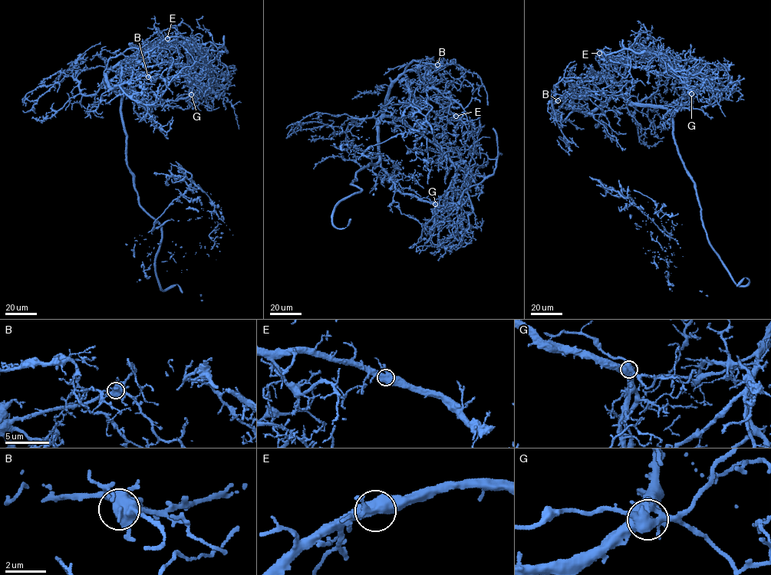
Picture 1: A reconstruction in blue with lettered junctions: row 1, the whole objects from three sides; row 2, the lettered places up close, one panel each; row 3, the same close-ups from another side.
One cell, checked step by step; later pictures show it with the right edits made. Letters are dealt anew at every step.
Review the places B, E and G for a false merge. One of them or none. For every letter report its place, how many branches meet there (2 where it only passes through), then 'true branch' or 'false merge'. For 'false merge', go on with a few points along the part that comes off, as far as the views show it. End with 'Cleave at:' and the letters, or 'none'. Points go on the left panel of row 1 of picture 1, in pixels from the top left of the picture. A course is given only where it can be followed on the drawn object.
B: at (148, 77); 8 branches meet; true branch
E: at (167, 38); 4 branches meet; true branch
G: at (191, 94); 7 branches meet; false merge; foreign part runs (191, 94), (209, 84), (210, 64), (226, 51), (222, 44), (209, 47), (208, 90), (196, 90)
Cleave at: G

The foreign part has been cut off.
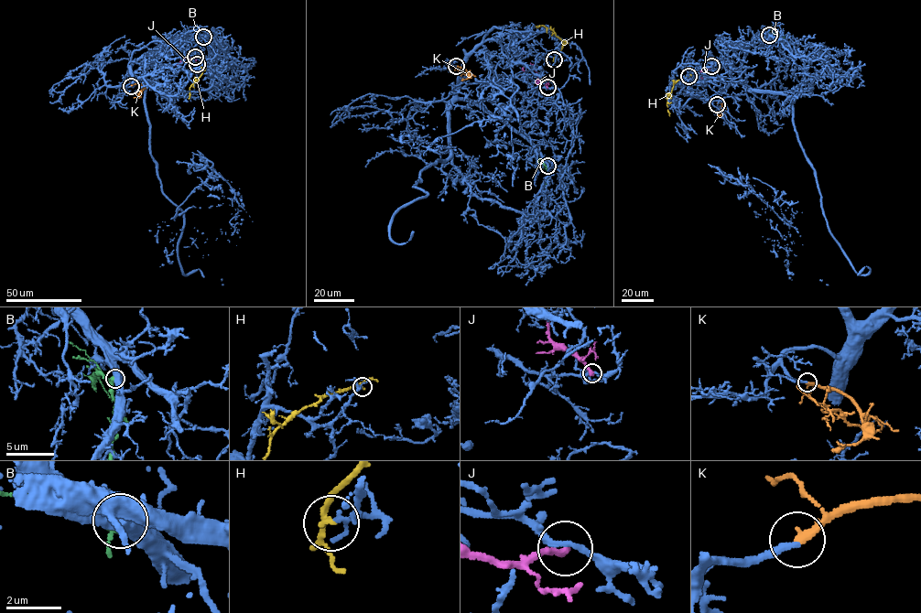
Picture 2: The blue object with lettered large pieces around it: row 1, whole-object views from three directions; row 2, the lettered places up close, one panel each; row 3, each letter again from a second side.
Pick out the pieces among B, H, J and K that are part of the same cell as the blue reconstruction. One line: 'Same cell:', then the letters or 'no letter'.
Same cell: K

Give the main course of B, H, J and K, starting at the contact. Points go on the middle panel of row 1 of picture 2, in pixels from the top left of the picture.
B: (547, 166), (546, 185)
H: (554, 59), (560, 50), (562, 41), (543, 25), (536, 26)
J: (547, 87), (538, 80), (533, 65), (523, 68), (525, 69)
K: (456, 66), (463, 68), (468, 75), (453, 66)

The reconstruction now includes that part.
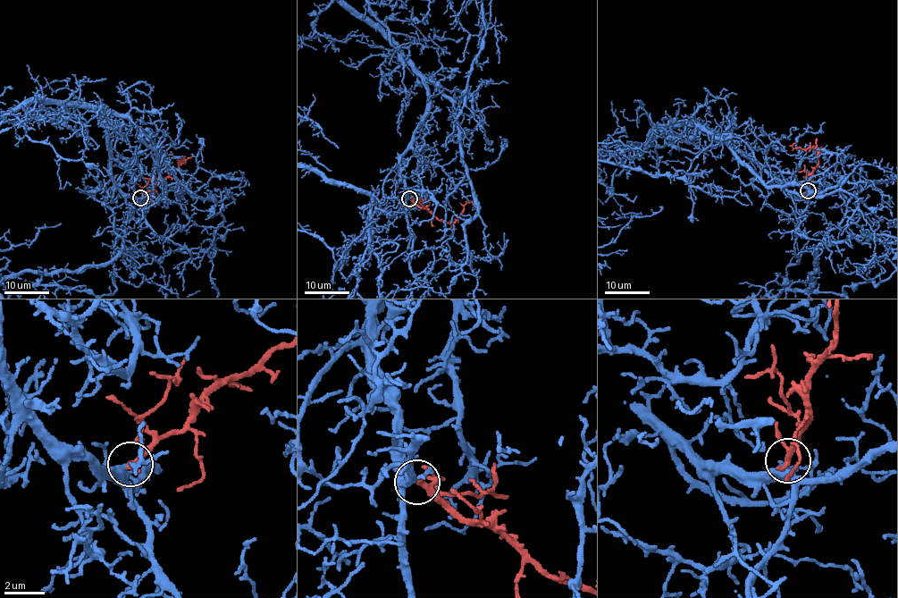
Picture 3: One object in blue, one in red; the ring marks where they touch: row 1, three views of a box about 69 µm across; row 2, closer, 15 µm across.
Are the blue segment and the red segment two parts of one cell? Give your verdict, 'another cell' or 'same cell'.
same cell

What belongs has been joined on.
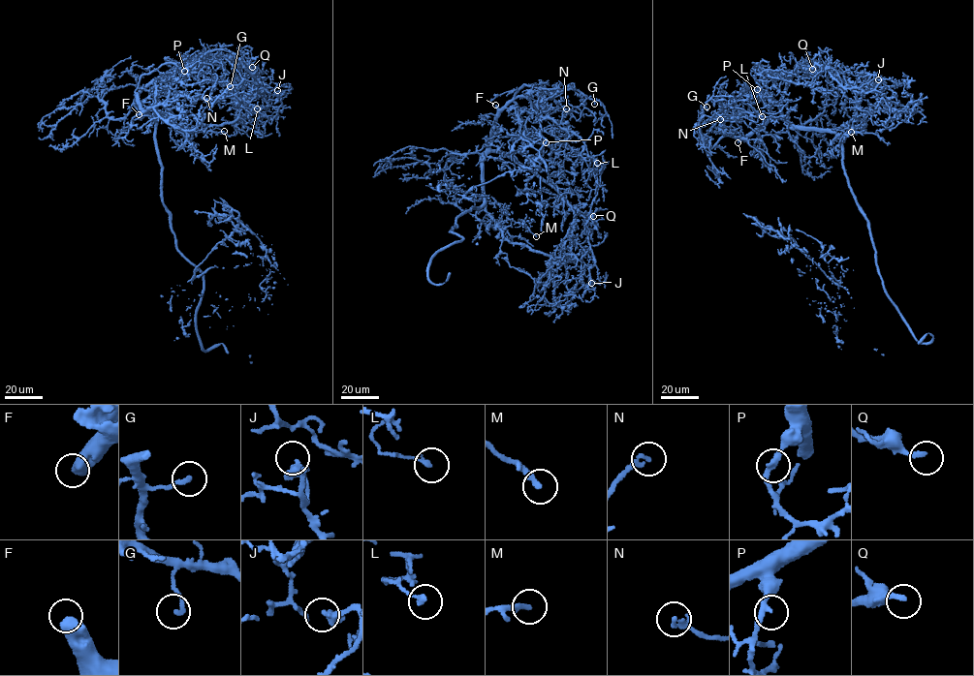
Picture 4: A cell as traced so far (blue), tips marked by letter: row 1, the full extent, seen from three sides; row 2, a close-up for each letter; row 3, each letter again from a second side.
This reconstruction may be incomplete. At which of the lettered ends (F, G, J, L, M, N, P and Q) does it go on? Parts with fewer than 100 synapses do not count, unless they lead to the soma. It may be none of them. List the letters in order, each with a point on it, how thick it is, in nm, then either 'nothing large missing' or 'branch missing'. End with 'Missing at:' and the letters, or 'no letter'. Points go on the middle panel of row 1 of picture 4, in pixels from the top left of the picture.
F: at (495, 105); 600 nm thick; branch missing
G: at (594, 104); 200 nm thick; nothing large missing
J: at (591, 283); 400 nm thick; nothing large missing
L: at (597, 163); 200 nm thick; nothing large missing
M: at (536, 236); 240 nm thick; branch missing
N: at (566, 108); 160 nm thick; nothing large missing
P: at (546, 142); 240 nm thick; nothing large missing
Q: at (593, 216); 240 nm thick; branch missing
Missing at: F, M, Q

